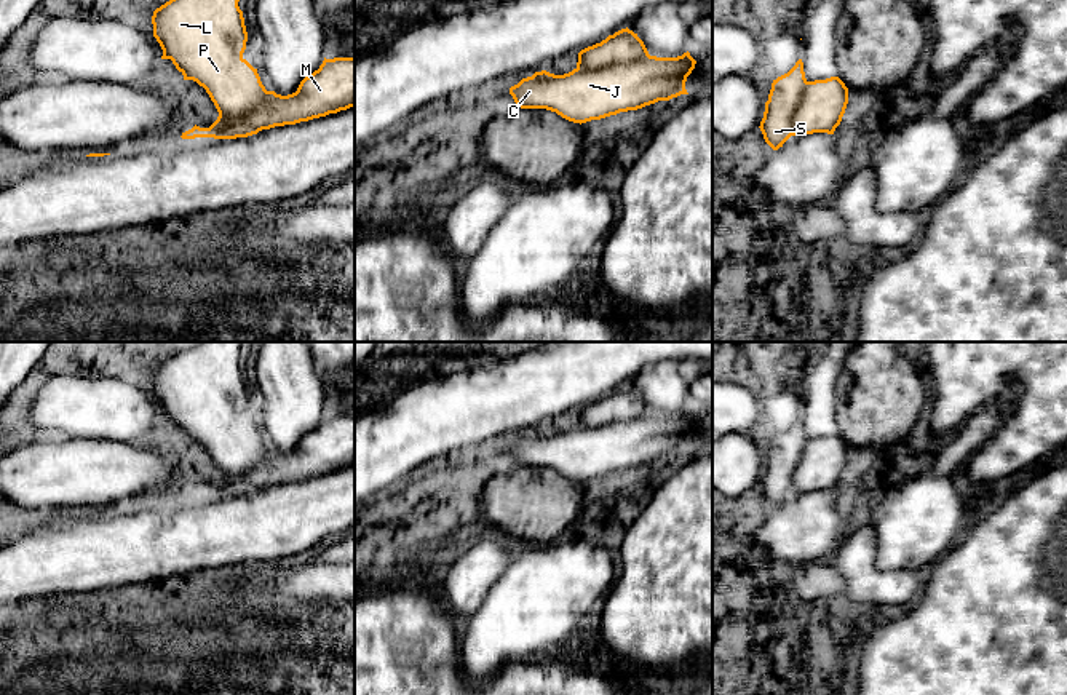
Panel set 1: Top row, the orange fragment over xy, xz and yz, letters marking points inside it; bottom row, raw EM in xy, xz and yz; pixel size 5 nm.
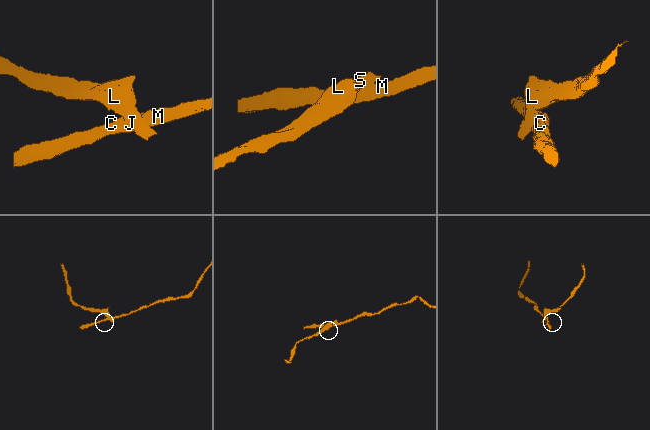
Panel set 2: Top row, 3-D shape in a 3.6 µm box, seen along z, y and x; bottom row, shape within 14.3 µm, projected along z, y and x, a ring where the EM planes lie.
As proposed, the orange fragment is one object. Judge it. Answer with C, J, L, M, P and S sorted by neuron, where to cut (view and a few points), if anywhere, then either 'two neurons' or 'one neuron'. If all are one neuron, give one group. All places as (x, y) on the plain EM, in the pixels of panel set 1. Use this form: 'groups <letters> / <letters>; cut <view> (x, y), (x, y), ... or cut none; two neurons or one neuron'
groups C J M / L P S; cut xz (649, 413), (604, 425), (577, 427); two neurons

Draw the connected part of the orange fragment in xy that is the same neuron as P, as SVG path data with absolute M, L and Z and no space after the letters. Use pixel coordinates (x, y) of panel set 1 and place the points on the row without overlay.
M198 342L153 369L153 395L163 407L161 417L171 417L184 438L193 438L206 447L219 473L241 476L254 470L270 452L257 427L244 415L248 390L238 364L241 342Z

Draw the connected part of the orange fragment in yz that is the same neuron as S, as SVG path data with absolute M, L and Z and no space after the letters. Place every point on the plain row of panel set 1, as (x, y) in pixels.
M802 417L787 431L773 438L759 484L765 500L773 508L783 505L792 494L792 475L802 459L807 441Z

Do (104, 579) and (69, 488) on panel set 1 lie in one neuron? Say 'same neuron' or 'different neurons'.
different neurons

